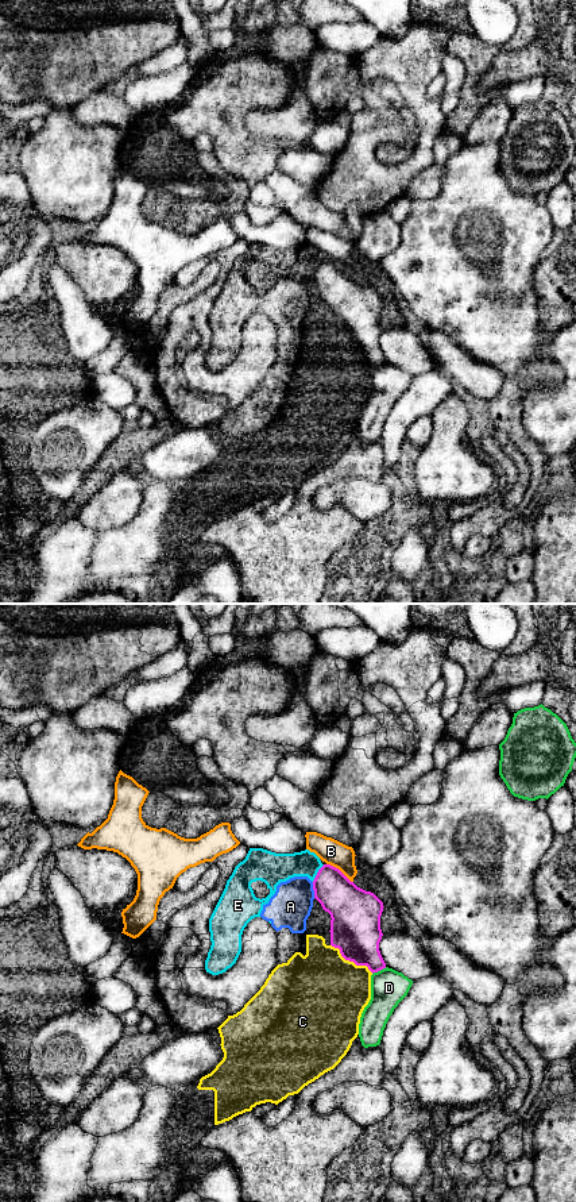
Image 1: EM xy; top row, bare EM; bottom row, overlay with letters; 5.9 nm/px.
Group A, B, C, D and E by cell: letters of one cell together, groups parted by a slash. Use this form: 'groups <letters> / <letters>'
groups A C E / B / D

